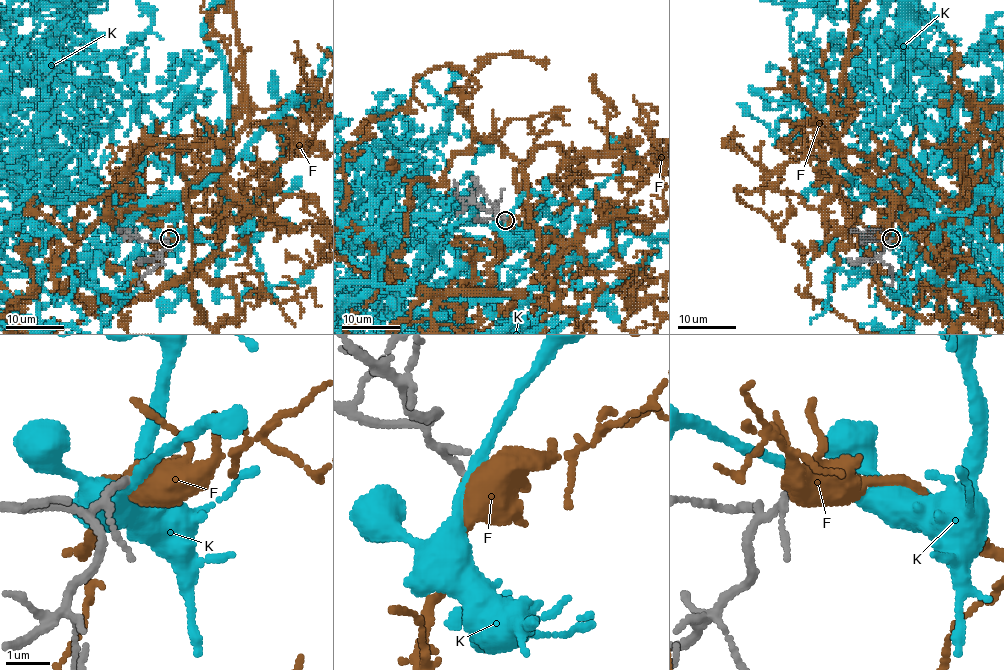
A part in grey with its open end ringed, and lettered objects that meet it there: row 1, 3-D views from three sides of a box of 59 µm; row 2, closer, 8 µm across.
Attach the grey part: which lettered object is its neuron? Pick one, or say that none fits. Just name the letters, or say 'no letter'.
F

